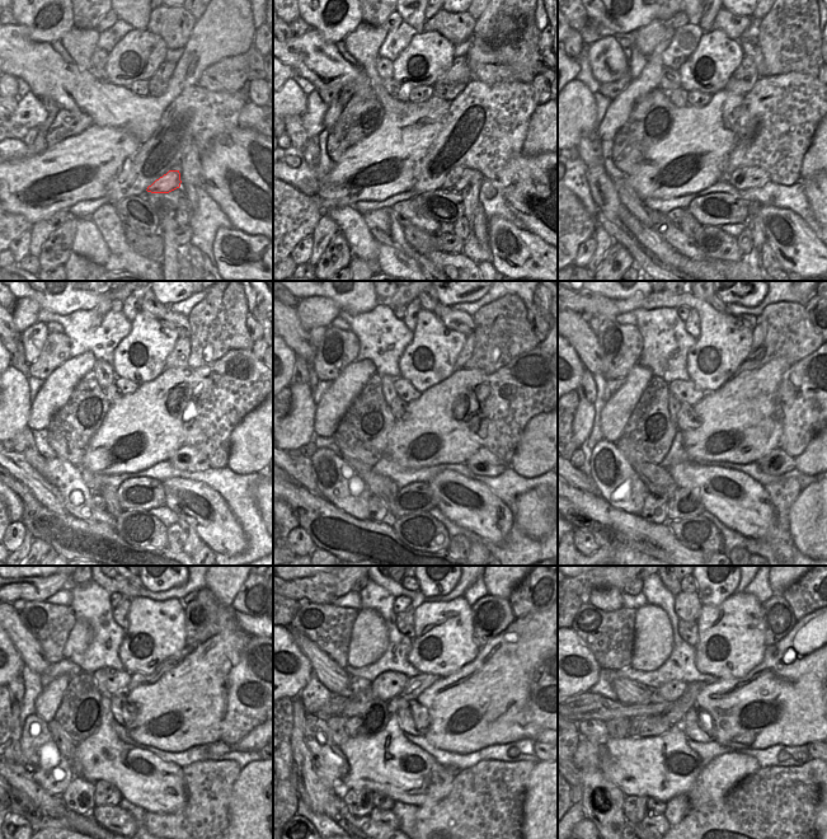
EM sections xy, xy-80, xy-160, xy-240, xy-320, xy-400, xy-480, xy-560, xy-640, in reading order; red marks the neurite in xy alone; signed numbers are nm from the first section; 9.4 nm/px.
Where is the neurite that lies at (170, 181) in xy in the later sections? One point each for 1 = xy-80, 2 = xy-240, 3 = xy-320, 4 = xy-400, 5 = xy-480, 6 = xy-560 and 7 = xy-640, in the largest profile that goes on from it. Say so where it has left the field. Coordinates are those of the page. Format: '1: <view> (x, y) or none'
1: xy-80 (459, 178)
2: xy-240 (187, 458)
3: xy-320 (484, 463)
4: xy-400 (776, 463)
5: xy-480 (219, 748)
6: xy-560 (512, 753)
7: xy-640 (803, 757)

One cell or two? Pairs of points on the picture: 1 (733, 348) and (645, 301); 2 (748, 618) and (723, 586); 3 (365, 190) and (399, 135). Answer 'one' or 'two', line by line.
1: one
2: two
3: one

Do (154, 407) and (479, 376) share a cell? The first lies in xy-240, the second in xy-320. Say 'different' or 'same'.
same

